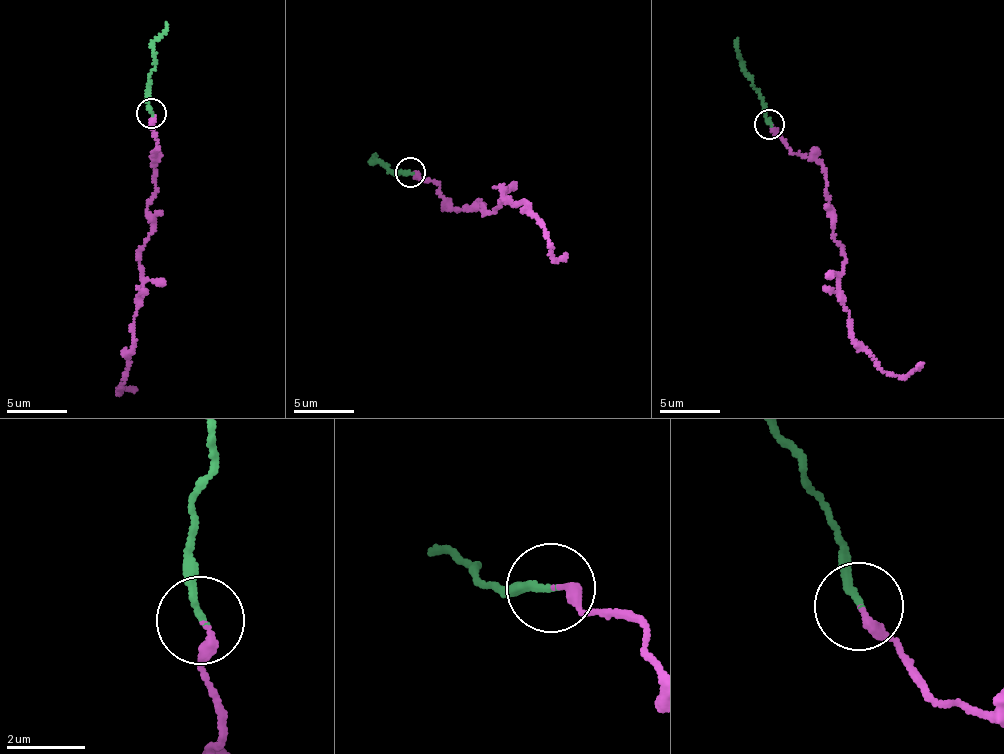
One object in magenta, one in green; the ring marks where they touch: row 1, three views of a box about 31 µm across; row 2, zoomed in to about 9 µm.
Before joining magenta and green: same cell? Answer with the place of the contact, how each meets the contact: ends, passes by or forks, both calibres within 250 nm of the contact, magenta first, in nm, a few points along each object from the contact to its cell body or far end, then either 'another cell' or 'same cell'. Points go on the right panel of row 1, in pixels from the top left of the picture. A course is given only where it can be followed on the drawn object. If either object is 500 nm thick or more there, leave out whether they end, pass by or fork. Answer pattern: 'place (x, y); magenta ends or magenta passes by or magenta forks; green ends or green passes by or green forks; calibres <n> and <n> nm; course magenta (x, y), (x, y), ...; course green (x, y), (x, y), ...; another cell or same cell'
place (769, 124); magenta ends; green ends; calibres 240 and 180 nm; course magenta (770, 124), (826, 174), (849, 334), (884, 372), (902, 376), (918, 365); course green (770, 124), (766, 104), (752, 81), (737, 47), (737, 38); same cell

